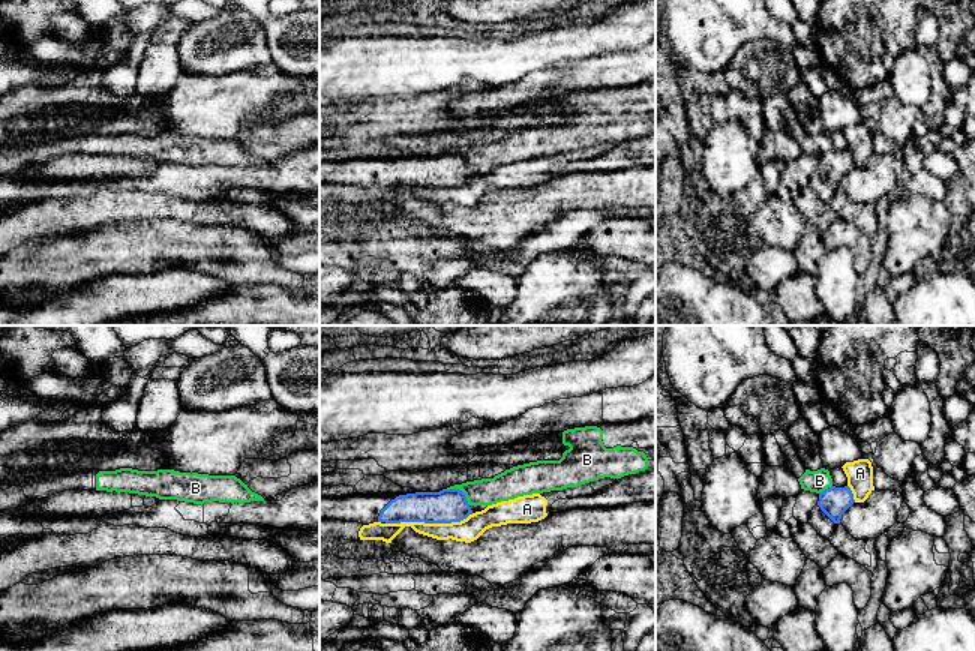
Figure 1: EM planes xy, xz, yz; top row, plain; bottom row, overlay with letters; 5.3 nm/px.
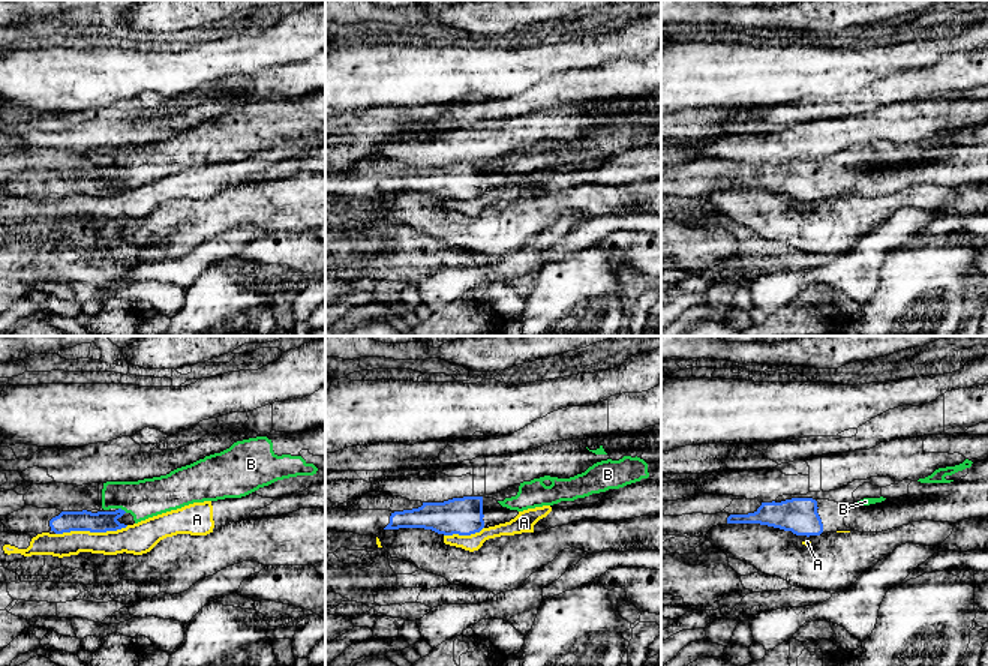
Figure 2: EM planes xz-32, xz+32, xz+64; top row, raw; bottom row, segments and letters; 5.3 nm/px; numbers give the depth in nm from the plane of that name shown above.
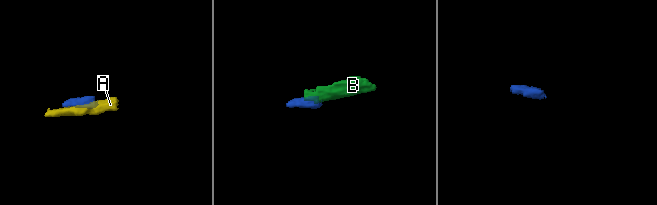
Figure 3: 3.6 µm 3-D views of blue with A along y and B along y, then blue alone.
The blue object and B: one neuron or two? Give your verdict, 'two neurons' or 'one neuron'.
two neurons

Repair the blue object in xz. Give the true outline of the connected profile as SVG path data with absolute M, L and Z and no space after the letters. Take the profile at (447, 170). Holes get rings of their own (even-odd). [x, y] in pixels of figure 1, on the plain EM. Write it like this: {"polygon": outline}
{"polygon": "M459 153L416 156L406 159L360 159L346 162L320 162L320 183L336 183L369 189L424 186L452 188L472 178L466 160Z"}

